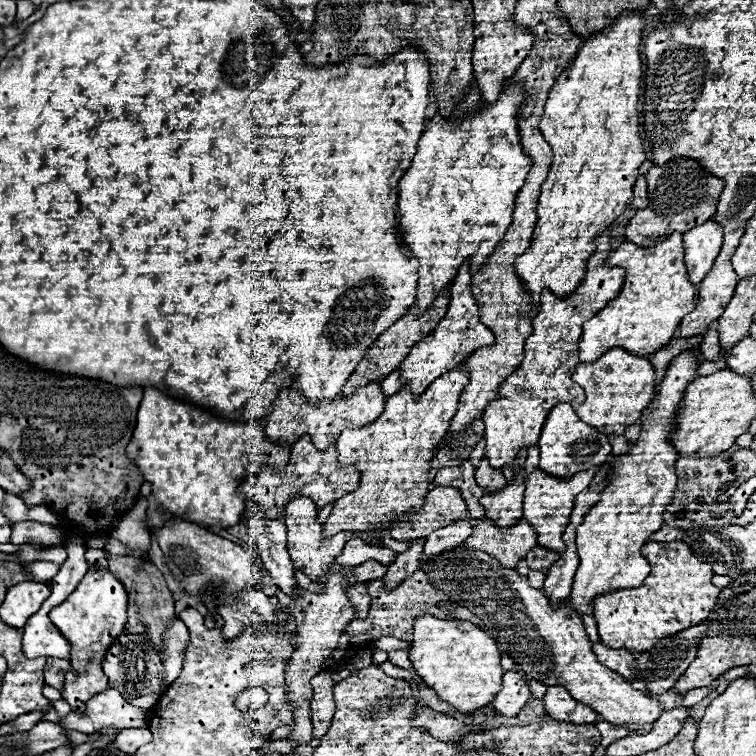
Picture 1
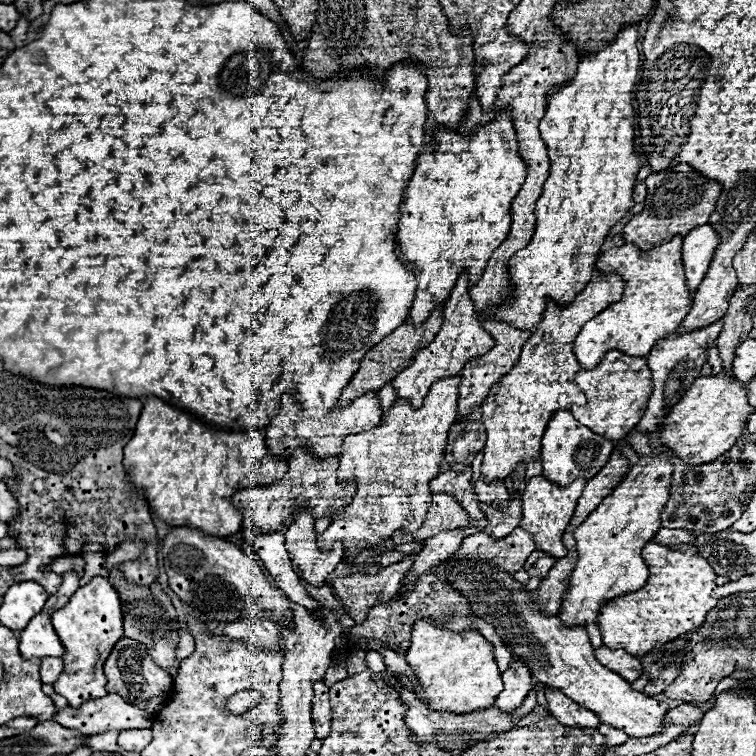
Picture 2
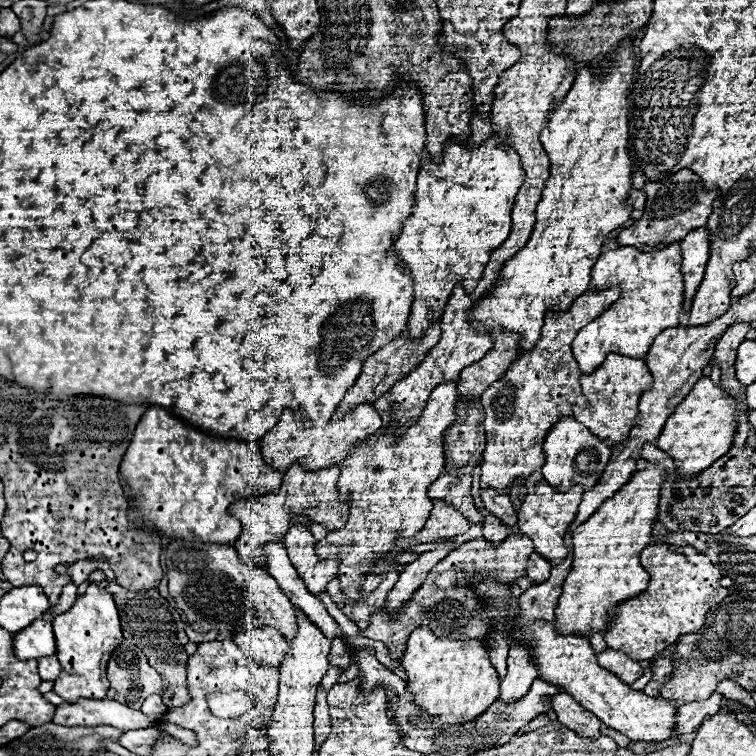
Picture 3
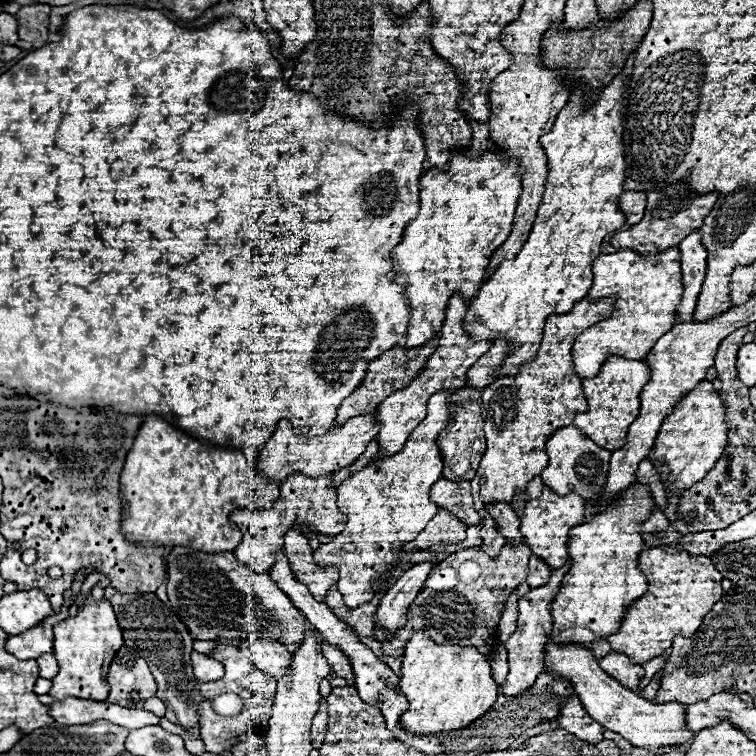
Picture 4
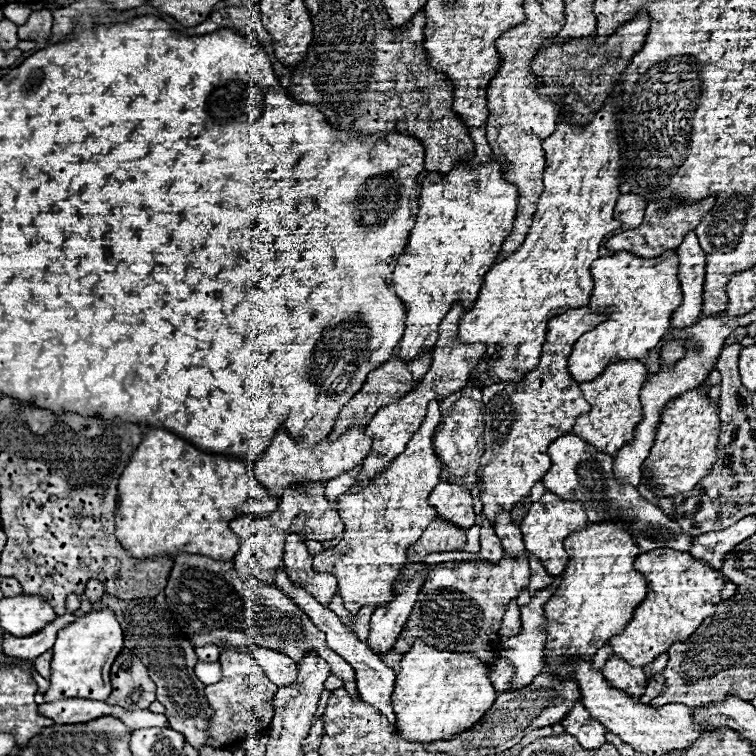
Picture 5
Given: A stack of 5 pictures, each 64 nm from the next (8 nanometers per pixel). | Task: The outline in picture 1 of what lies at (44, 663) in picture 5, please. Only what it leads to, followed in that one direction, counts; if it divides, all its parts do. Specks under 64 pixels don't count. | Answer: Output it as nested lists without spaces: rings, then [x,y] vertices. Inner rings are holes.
[[[48,658],[48,668],[44,670],[44,682],[56,690],[60,690],[64,674],[70,670],[70,662],[68,660],[60,660],[60,658]]]

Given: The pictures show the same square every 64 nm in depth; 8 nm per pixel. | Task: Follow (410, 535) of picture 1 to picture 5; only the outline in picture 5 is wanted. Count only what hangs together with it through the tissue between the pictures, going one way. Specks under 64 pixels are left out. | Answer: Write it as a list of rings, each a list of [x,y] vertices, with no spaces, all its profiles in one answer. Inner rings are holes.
[[[436,518],[424,530],[422,538],[412,548],[408,548],[408,560],[420,562],[420,558],[424,558],[432,552],[454,552],[454,550],[460,550],[464,544],[466,544],[464,530],[452,526],[450,522]]]

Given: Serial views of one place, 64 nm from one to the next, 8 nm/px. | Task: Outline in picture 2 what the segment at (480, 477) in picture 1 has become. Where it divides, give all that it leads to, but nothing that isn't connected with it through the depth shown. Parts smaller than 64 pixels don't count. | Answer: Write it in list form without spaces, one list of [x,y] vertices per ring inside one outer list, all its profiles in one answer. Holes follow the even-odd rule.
[[[478,480],[476,494],[478,494],[478,500],[484,504],[504,504],[504,500],[508,500],[508,496],[510,496],[502,482],[500,484],[486,484],[484,480]]]

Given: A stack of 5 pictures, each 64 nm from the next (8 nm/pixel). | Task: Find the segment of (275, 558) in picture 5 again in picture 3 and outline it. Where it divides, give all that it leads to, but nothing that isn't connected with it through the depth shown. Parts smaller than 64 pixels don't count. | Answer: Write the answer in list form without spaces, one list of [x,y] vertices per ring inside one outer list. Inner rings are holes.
[[[294,464],[286,470],[282,486],[276,494],[268,494],[256,500],[238,500],[236,504],[230,506],[230,512],[240,520],[242,524],[242,536],[238,540],[238,554],[244,562],[254,564],[254,566],[264,566],[264,544],[270,542],[282,542],[284,540],[284,532],[288,532],[290,528],[290,520],[294,516],[304,516],[310,522],[318,522],[322,524],[328,532],[332,530],[340,530],[346,520],[348,520],[348,504],[342,504],[338,500],[338,488],[336,488],[336,480],[338,480],[340,468],[326,468],[326,470],[318,470],[318,472],[306,472],[302,466]]]

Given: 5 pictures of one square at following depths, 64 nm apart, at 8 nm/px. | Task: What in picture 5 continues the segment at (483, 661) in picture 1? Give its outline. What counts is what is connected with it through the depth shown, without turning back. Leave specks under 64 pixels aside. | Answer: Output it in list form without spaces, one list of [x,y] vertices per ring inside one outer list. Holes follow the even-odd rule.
[[[416,640],[412,650],[404,654],[400,662],[400,672],[396,674],[396,684],[392,692],[392,706],[396,712],[396,734],[408,742],[436,742],[436,740],[450,740],[450,736],[460,734],[472,728],[494,704],[496,690],[488,680],[488,668],[480,664],[478,658],[470,654],[456,654],[456,652],[442,652],[432,646],[426,646],[422,640]]]

